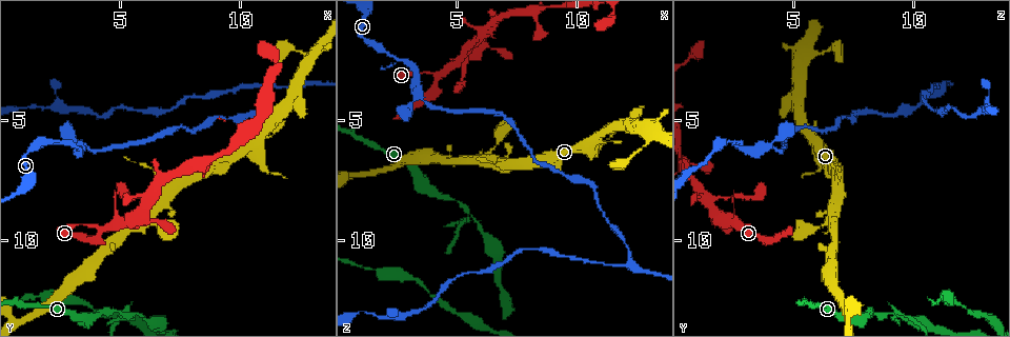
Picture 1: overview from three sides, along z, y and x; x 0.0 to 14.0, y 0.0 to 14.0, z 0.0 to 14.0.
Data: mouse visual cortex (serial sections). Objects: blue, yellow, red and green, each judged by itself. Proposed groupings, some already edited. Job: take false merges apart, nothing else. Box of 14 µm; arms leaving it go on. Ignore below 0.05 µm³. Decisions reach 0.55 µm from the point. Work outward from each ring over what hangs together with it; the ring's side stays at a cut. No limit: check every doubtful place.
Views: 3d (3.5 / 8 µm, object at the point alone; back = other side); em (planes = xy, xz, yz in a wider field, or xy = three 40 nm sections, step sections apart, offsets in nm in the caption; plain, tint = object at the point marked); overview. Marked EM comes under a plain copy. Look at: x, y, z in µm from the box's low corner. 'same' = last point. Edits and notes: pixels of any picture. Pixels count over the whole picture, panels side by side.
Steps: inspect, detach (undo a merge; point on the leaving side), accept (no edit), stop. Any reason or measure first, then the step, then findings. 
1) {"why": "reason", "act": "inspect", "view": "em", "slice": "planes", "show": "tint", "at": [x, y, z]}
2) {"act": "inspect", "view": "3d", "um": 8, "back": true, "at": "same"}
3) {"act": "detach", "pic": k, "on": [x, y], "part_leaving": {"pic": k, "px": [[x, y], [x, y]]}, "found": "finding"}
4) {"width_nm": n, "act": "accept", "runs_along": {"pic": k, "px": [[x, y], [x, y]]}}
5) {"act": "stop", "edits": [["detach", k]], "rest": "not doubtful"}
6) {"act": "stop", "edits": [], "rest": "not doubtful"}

{"act": "inspect", "view": "3d", "um": 3.5, "at": [4.0, 9.5, 3.1]}

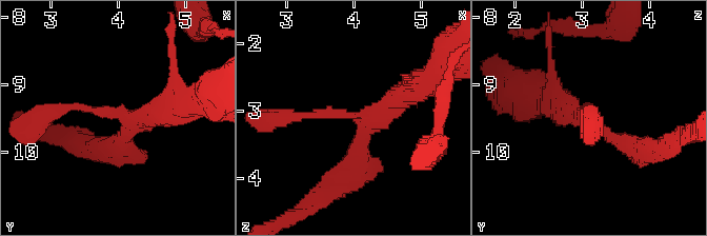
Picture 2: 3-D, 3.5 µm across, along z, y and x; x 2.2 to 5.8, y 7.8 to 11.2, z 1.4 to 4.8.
{"arms": 3, "arm_widths_nm": [150, 250, 350], "why": "need the tissue", "act": "inspect", "view": "em", "slice": "planes", "show": "tint", "at": [4.15, 9.45, 3.10]}

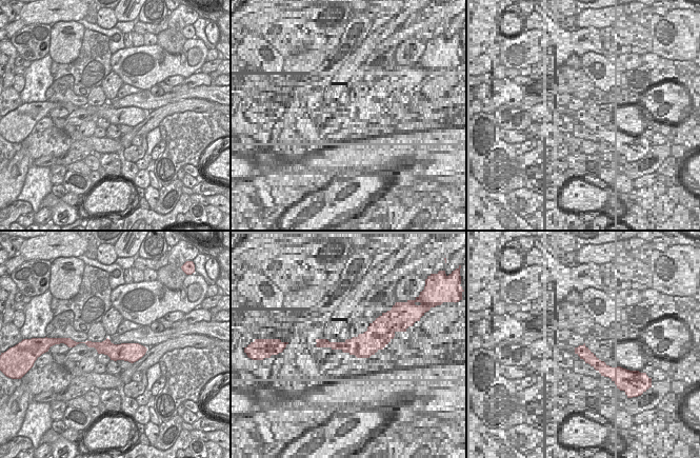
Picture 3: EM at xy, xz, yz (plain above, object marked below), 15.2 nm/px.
{"act": "accept", "runs_along": {"pic": 3, "px": [[91, 344], [113, 351], [143, 350]]}, "found": "continuous, no second cell"}

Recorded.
{"why": "side arm on a straight run", "act": "inspect", "view": "3d", "um": 3.5, "at": [5.6, 13.0, 9.0]}

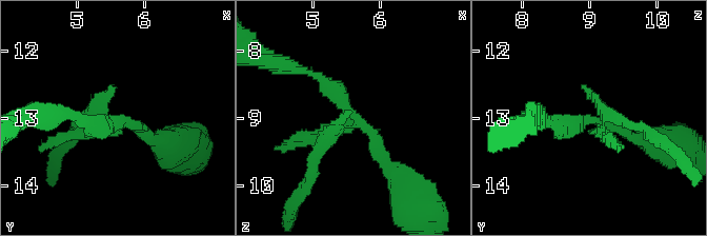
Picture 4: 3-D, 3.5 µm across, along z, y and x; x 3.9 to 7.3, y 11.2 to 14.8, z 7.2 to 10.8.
{"why": "need the tissue", "act": "inspect", "view": "em", "slice": "xy", "step": 3, "show": "tint", "at": [5.65, 13.00, 9.00]}

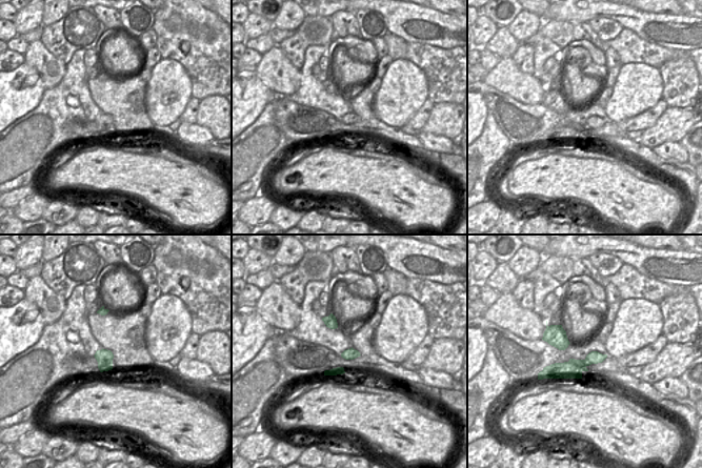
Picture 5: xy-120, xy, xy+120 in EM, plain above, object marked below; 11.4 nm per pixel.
{"act": "accept", "runs_along": {"pic": 4, "px": [[310, 73], [337, 92], [391, 170]]}, "found": "all the same cell"}

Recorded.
{"why": "sharp bend", "act": "inspect", "view": "3d", "um": 3.5, "at": [12.2, 3.6, 10.9]}

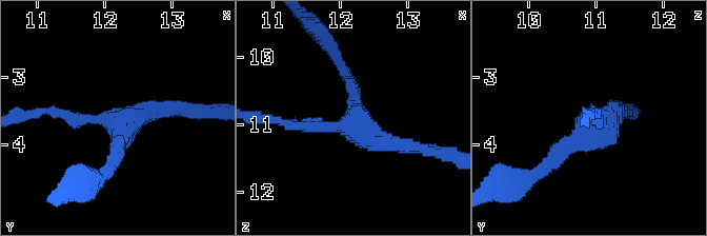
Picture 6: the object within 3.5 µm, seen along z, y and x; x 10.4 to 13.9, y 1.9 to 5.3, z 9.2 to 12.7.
{"arms": 3, "arm_widths_nm": [200, 200, 250], "act": "inspect", "view": "em", "slice": "planes", "show": "tint", "at": [12.25, 3.70, 11.00]}

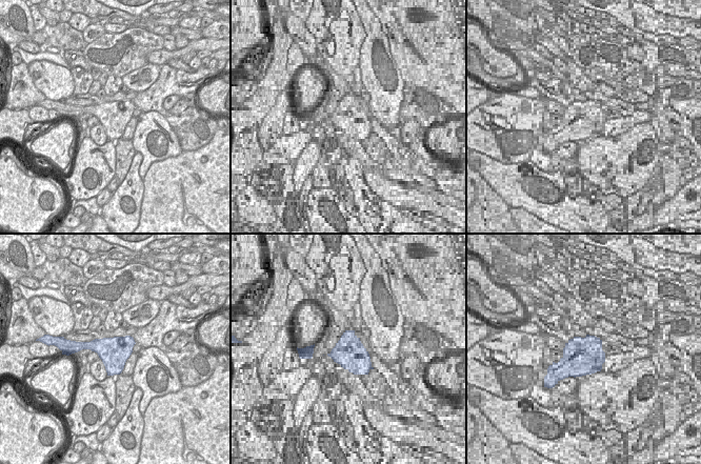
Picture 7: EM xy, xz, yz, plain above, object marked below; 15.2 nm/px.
{"act": "inspect", "view": "em", "slice": "xy", "step": 1, "show": "tint", "at": "same"}

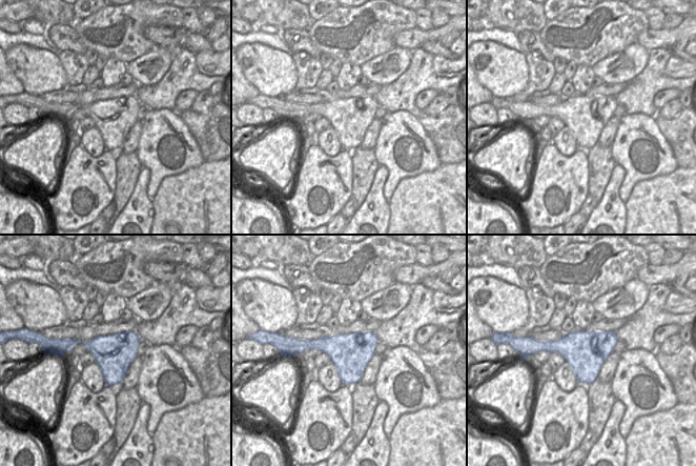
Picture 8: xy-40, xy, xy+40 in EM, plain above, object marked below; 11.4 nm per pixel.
{"act": "accept", "runs_along": {"pic": 6, "px": [[108, 171], [119, 125], [51, 110]]}, "found": "all the same cell"}

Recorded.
{"act": "stop", "edits": [], "rest": "not doubtful"}

